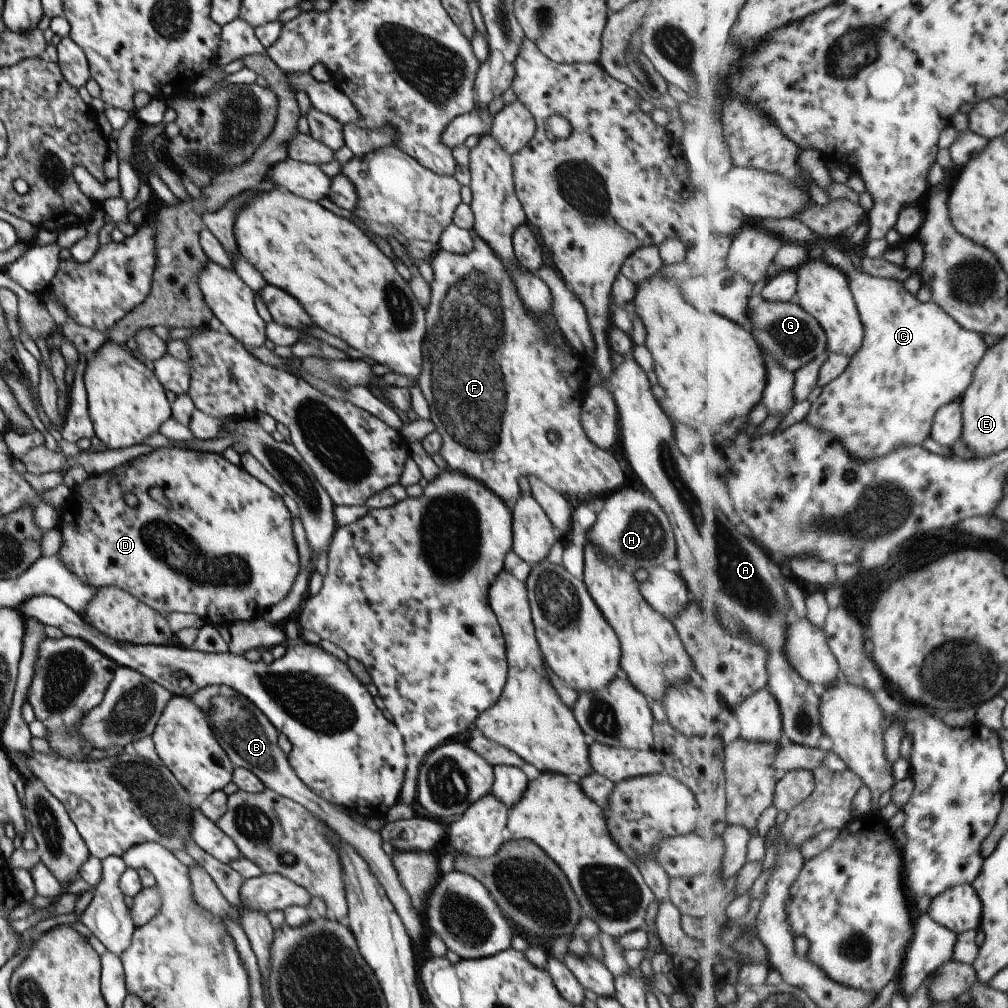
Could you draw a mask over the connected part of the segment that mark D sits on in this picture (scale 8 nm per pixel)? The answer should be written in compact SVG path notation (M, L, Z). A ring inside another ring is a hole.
M158 447L150 453L134 457L111 471L99 475L90 475L81 484L73 485L70 488L68 500L63 504L58 517L57 529L61 532L63 541L57 556L67 569L76 574L82 582L96 589L98 587L117 586L165 617L170 613L194 613L202 618L205 623L215 627L227 626L229 622L235 623L236 621L261 618L271 606L286 598L301 570L298 548L292 533L293 516L284 504L282 496L250 475L240 465L230 463L222 453L199 451L188 447ZM154 486L162 488L166 498L170 501L169 508L162 506L150 497L148 490L154 488ZM126 492L132 492L136 495L139 502L137 507L130 507L124 501Z

